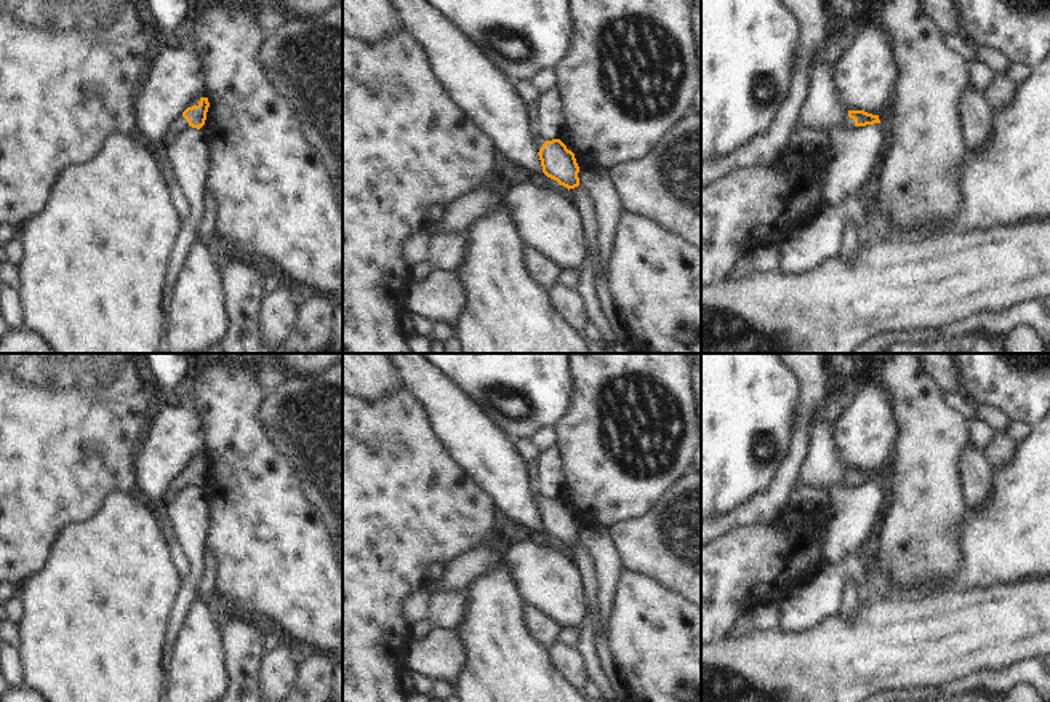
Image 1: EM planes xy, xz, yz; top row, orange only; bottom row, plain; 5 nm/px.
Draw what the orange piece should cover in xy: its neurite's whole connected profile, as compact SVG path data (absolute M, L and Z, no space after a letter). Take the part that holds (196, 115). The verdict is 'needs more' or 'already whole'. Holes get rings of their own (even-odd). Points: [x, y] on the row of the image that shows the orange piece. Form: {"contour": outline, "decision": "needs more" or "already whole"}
{"contour": "M200 98L198 106L187 107L179 118L162 136L160 146L166 147L184 128L192 126L200 130L205 125L210 107L208 98Z", "decision": "needs more"}

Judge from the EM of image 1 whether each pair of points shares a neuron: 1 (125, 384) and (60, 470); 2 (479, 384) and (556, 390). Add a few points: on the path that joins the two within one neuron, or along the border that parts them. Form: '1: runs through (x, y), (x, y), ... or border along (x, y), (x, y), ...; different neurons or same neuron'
1: runs through (104, 405), (60, 450); same neuron
2: runs through (498, 381), (520, 381), (537, 390); same neuron

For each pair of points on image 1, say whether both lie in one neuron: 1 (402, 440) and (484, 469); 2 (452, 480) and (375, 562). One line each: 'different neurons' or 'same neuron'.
1: different neurons
2: same neuron

